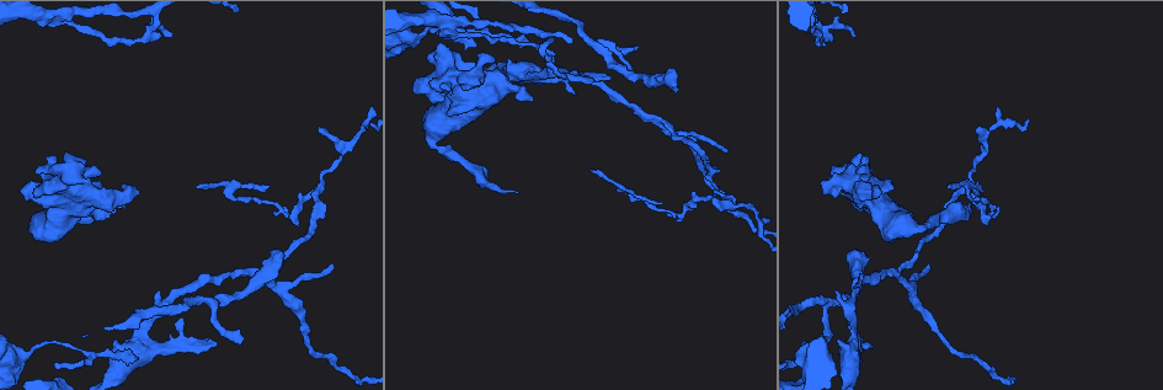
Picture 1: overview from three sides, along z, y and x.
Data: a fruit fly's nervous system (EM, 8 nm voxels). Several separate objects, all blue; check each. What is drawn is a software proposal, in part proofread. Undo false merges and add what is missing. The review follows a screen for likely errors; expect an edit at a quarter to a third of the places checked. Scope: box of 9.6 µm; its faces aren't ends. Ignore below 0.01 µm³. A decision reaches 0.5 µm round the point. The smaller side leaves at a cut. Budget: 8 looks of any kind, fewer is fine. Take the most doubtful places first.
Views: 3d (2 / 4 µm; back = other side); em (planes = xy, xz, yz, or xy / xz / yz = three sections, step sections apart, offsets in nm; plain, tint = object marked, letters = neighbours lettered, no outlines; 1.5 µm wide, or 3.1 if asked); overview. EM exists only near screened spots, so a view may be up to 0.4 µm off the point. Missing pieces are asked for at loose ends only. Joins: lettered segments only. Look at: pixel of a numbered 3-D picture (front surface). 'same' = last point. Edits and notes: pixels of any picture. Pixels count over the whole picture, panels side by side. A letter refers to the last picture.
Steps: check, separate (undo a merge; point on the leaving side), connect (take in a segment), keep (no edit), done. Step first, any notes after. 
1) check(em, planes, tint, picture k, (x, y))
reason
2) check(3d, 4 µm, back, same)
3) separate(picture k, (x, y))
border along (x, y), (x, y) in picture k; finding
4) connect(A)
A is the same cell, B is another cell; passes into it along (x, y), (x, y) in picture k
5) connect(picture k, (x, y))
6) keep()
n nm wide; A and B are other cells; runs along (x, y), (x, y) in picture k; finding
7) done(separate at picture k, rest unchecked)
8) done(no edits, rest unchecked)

check(3d, 4 µm, picture 1, (497, 104))
an open end

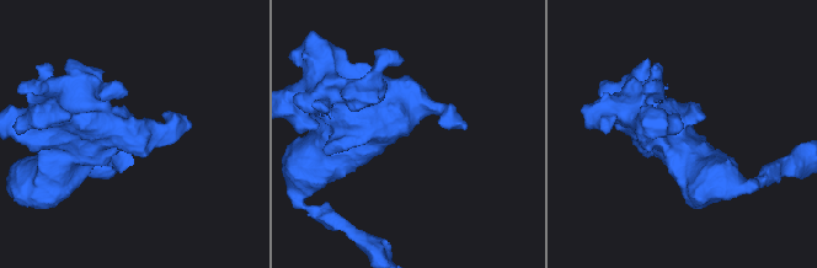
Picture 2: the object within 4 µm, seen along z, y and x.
check(em, planes, letters, picture 2, (407, 135))

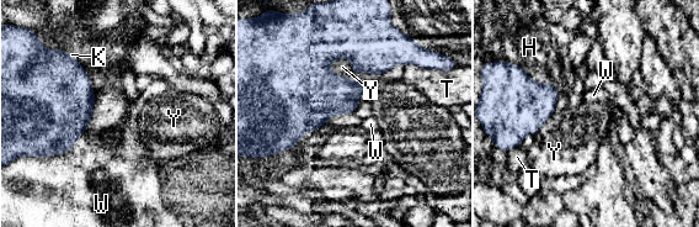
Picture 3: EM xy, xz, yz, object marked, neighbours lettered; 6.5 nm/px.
keep()
H, K, T, W and Y are other cells; none of them fits

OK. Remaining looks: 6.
check(3d, 2 µm, picture 1, (182, 320))
an open end

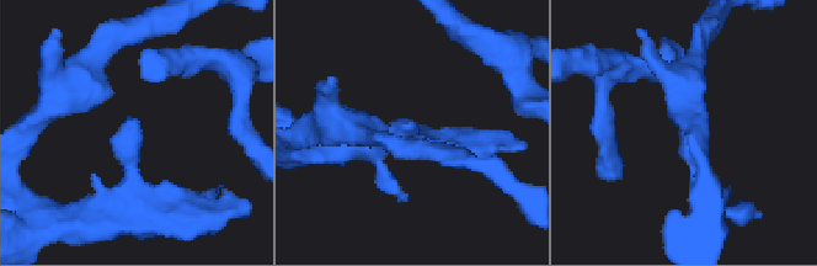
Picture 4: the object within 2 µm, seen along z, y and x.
check(em, planes, letters, picture 4, (136, 118))
need the tissue

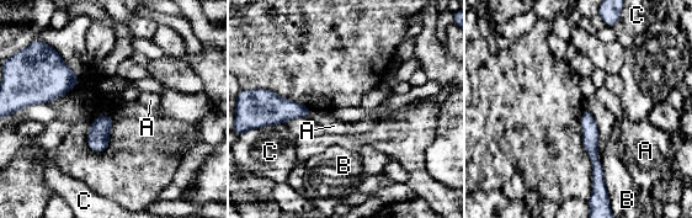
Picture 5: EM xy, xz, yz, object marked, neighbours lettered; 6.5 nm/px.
keep()
B touches over 200 nm; A, B and C are other cells; runs along (586, 113), (596, 163), (596, 181) in picture 5; none of them fits

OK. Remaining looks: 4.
check(3d, 2 µm, picture 1, (895, 272))
branch point

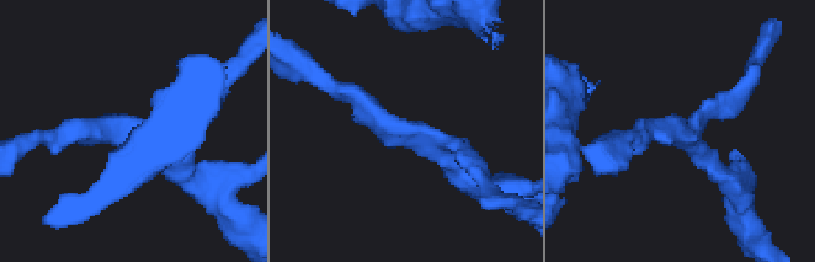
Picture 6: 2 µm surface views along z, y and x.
check(em, planes, letters, picture 6, (409, 131))
3 arms

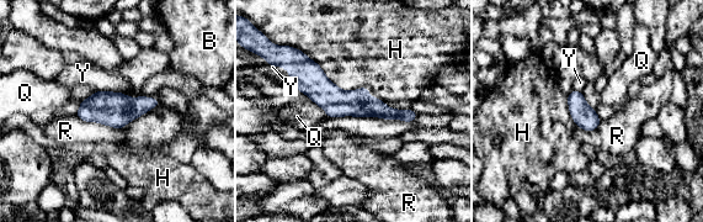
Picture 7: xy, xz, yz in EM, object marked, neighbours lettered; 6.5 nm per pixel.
keep()
150 nm wide; B, H, Q, R and Y are other cells; border along (287, 45), (342, 89), (365, 86) in picture 7; continuous, no second neuron

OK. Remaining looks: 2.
done(no edits, rest unchecked)

